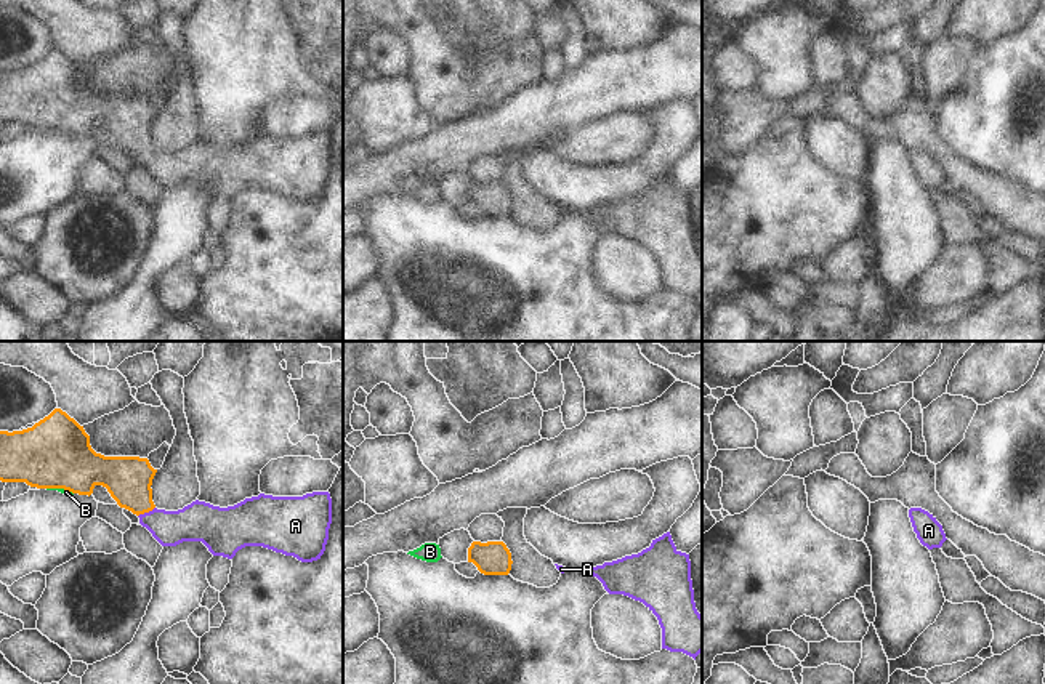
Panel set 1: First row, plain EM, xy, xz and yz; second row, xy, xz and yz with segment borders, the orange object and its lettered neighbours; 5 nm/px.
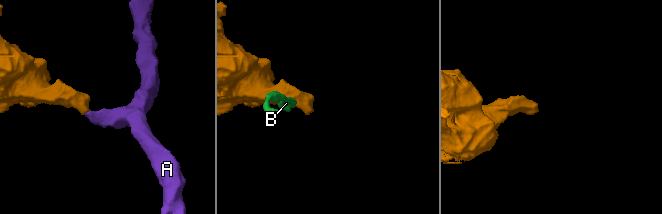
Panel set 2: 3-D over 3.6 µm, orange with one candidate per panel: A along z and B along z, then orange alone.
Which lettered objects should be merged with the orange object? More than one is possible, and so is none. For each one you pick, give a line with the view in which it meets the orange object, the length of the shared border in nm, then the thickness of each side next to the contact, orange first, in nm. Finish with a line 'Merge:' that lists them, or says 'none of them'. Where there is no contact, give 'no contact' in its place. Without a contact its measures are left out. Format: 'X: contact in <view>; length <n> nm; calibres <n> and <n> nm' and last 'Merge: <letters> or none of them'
A: contact in xy; length 100 nm; calibres 240 and 190 nm
Merge: A

